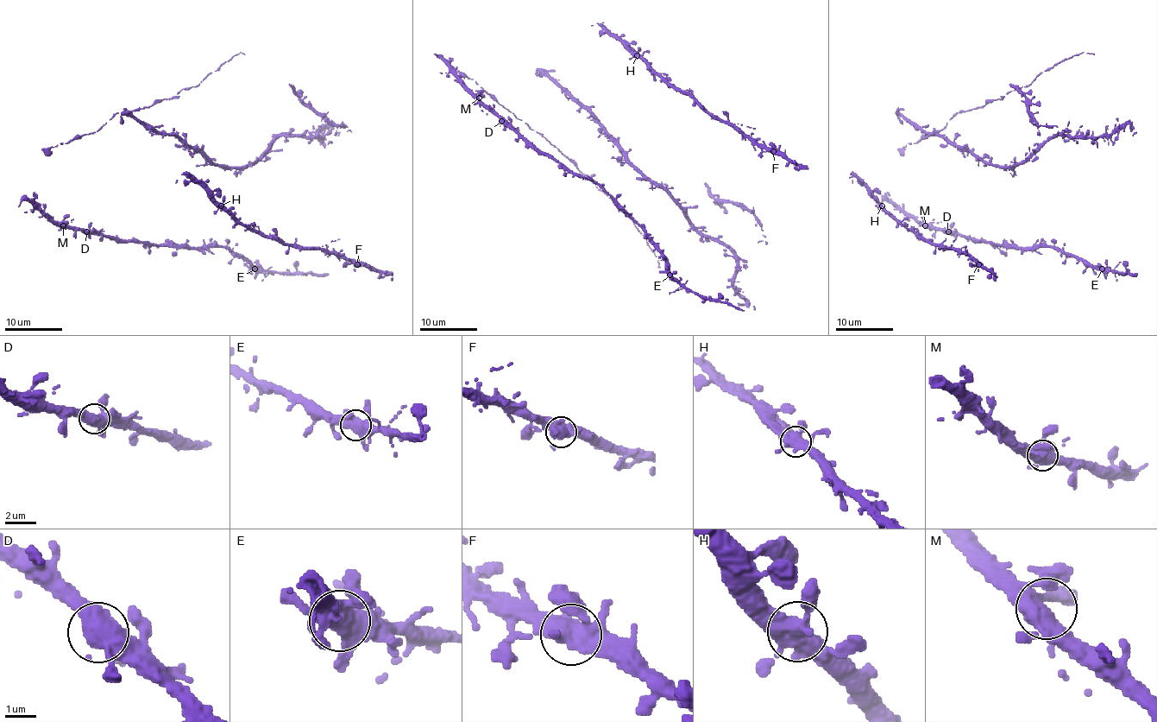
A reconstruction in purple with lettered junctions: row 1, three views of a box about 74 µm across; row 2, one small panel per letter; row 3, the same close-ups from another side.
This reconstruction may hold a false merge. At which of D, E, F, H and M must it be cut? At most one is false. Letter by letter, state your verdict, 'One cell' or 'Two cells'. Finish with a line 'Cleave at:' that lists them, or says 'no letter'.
D: One cell
E: One cell
F: One cell
H: One cell
M: One cell
Cleave at: no letter

